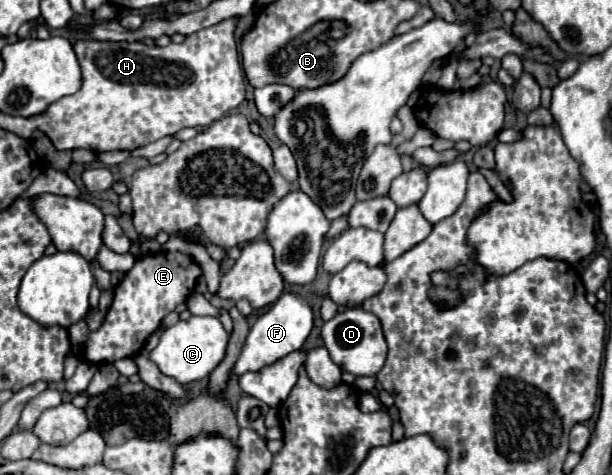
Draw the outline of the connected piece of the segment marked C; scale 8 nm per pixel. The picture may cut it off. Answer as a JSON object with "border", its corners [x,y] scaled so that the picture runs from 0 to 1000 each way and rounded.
{"border":[[[319,667],[306,676],[292,676],[289,684],[266,697],[260,726],[243,743],[247,760],[260,773],[263,785],[283,794],[289,806],[306,811],[312,802],[335,798],[368,752],[368,731],[374,718],[374,701],[364,693],[355,667]]]}

